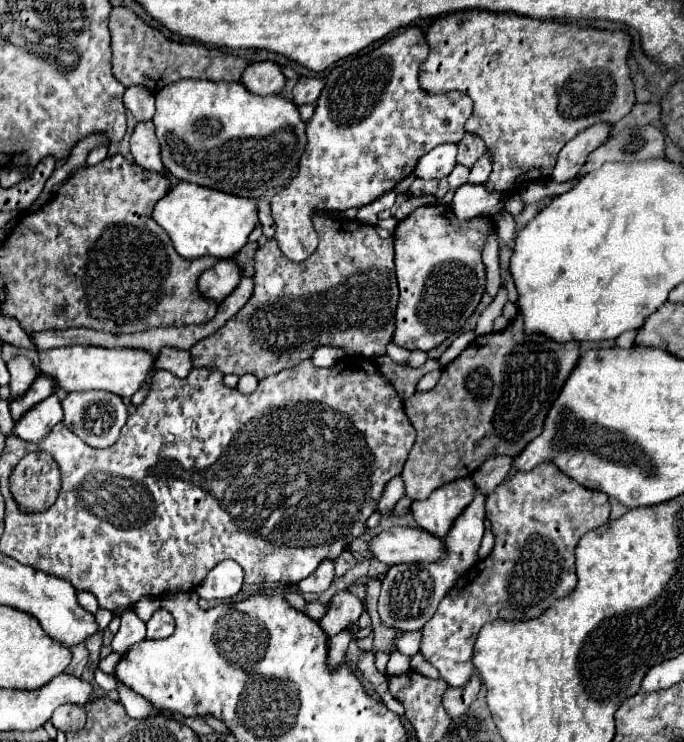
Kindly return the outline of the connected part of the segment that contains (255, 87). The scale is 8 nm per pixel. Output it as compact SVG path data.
M274 61L252 63L242 75L242 85L256 95L282 95L286 75L282 73L282 67Z

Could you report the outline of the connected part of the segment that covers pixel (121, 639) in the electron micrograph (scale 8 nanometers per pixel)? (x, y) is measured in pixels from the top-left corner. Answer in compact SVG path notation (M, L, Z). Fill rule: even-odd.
M124 611L120 615L122 625L118 629L118 633L112 639L112 649L120 655L124 655L124 651L128 651L128 647L132 647L134 643L140 643L142 639L146 639L146 625L144 621L132 611Z

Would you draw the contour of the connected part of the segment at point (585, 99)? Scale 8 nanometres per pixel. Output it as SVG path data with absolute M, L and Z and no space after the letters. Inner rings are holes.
M460 11L460 13L452 13L446 17L434 19L432 27L426 33L426 39L430 43L430 55L424 61L424 65L420 67L420 85L424 85L428 93L446 93L446 91L456 89L456 91L466 93L474 101L474 111L472 111L470 119L466 121L466 131L482 137L486 147L494 151L494 169L486 181L488 187L492 187L494 191L516 191L528 181L548 179L552 173L552 167L556 163L556 155L564 147L562 143L570 141L580 131L584 131L596 123L608 123L608 125L618 123L624 115L630 113L630 109L636 103L634 83L630 79L630 67L628 67L628 51L630 51L632 39L624 31L604 31L604 29L594 29L594 27L578 27L574 23L556 23L552 19L532 19L532 17L522 17L522 15L514 15L514 13Z

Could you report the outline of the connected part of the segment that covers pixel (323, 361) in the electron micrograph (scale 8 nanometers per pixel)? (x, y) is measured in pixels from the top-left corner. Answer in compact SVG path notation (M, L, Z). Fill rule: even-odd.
M318 347L312 355L312 361L318 367L330 367L334 363L338 363L342 357L346 357L346 351L342 347Z

